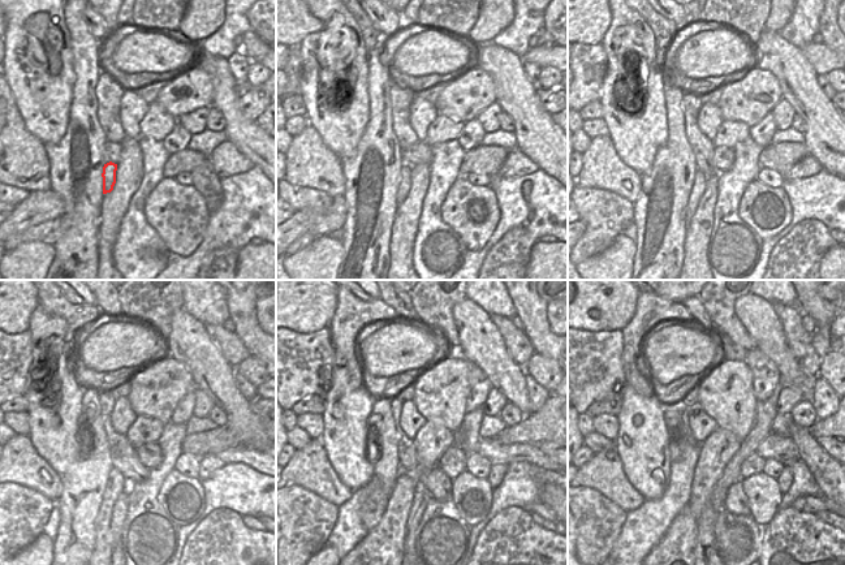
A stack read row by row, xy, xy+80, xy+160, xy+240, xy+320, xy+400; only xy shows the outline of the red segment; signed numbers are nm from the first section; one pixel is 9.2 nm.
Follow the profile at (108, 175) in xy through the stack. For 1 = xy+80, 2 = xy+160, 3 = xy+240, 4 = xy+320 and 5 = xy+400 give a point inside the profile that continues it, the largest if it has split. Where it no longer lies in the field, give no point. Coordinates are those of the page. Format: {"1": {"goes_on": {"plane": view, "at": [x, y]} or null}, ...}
{"1": {"goes_on": {"plane": "xy+80", "at": [404, 186]}}, "2": {"goes_on": {"plane": "xy+160", "at": [699, 179]}}, "3": {"goes_on": {"plane": "xy+240", "at": [116, 483]}}, "4": {"goes_on": {"plane": "xy+320", "at": [384, 544]}}, "5": {"goes_on": {"plane": "xy+400", "at": [677, 544]}}}

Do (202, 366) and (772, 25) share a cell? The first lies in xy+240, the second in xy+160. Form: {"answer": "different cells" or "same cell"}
{"answer": "different cells"}

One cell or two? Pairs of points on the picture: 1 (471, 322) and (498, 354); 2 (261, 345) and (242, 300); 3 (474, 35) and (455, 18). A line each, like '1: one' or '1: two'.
1: one
2: one
3: two

